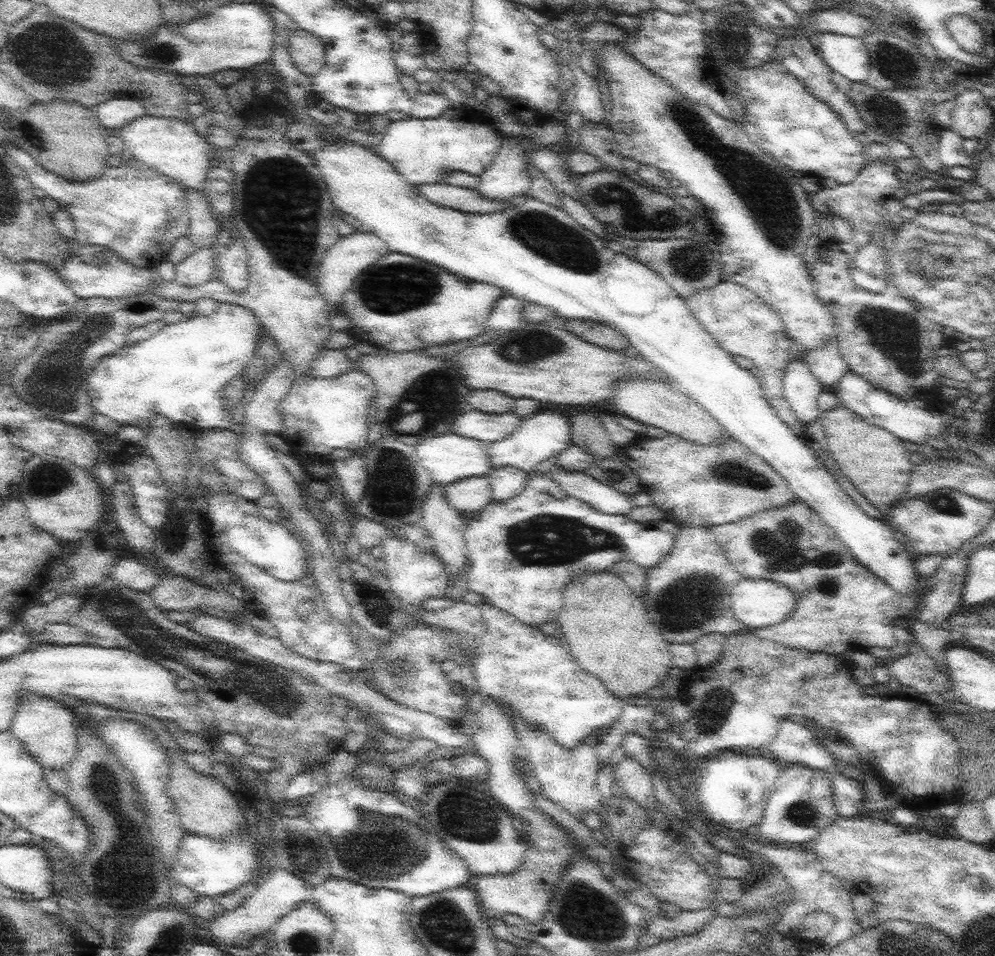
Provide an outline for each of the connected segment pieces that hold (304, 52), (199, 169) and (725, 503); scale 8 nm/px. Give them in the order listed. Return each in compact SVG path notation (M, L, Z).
M295 30L289 36L289 54L299 72L313 78L325 64L325 48L319 36L305 30Z
M143 116L141 120L133 120L125 128L115 132L121 140L125 150L139 160L147 168L157 170L161 176L169 176L171 180L179 182L185 190L203 190L207 182L207 174L211 170L209 156L211 144L205 136L199 136L191 122L187 120L169 120L161 116Z
M671 434L665 438L637 436L633 442L619 446L615 454L627 468L631 468L637 474L641 492L645 492L651 498L657 516L671 518L681 528L697 528L697 526L715 528L719 524L733 524L745 520L747 516L753 516L769 508L783 508L799 502L797 496L793 496L793 492L787 488L783 476L779 476L779 472L775 472L771 464L767 464L761 456L755 456L755 452L751 452L745 444L733 438L729 438L723 444L703 446L703 444L681 440Z

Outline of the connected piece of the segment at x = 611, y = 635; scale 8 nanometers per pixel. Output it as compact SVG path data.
M611 570L585 572L573 578L563 592L563 608L557 622L561 626L565 644L569 646L571 656L577 660L577 664L587 674L597 676L605 684L605 688L621 700L631 696L641 698L649 690L661 686L663 680L667 678L667 672L673 668L671 646L663 640L663 636L659 634L659 628L653 626L653 620L645 610L641 596L635 594L629 588L629 584L621 576L615 576Z

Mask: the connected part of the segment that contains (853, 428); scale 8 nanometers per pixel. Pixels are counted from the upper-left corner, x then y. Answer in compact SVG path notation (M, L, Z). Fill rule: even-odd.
M837 404L829 412L823 412L821 426L825 432L825 450L829 450L829 458L837 462L839 470L849 478L853 488L857 488L873 508L891 518L889 506L903 498L911 482L911 472L915 468L915 464L911 464L909 460L909 444L905 444L891 432L865 422L861 416L853 414L847 406L841 404Z

